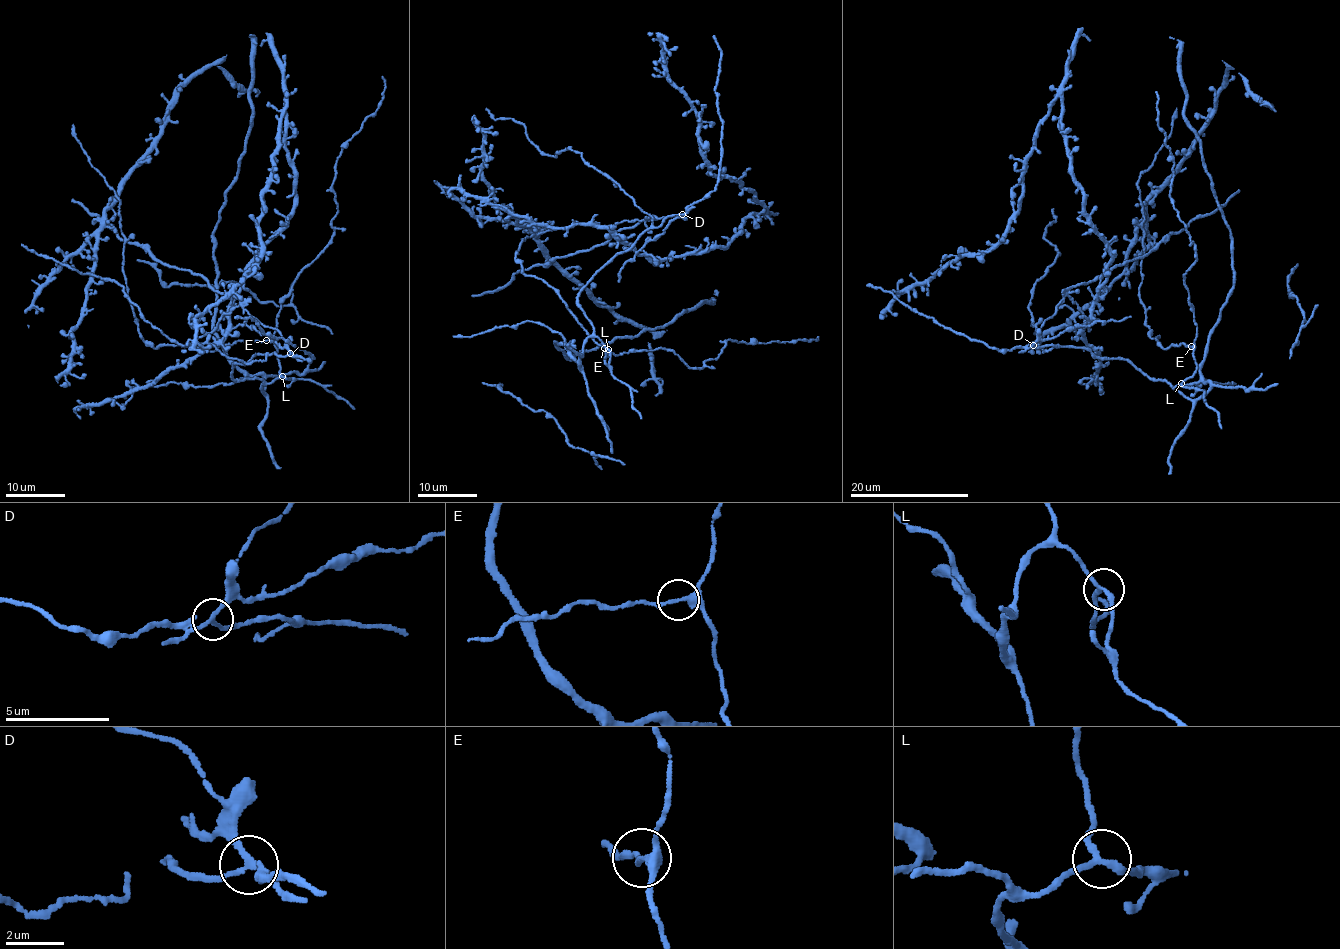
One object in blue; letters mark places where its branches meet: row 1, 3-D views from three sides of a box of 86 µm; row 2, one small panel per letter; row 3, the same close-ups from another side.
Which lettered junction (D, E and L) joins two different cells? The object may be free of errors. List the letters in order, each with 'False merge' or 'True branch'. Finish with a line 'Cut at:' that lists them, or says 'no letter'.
D: False merge
E: True branch
L: True branch
Cut at: D

